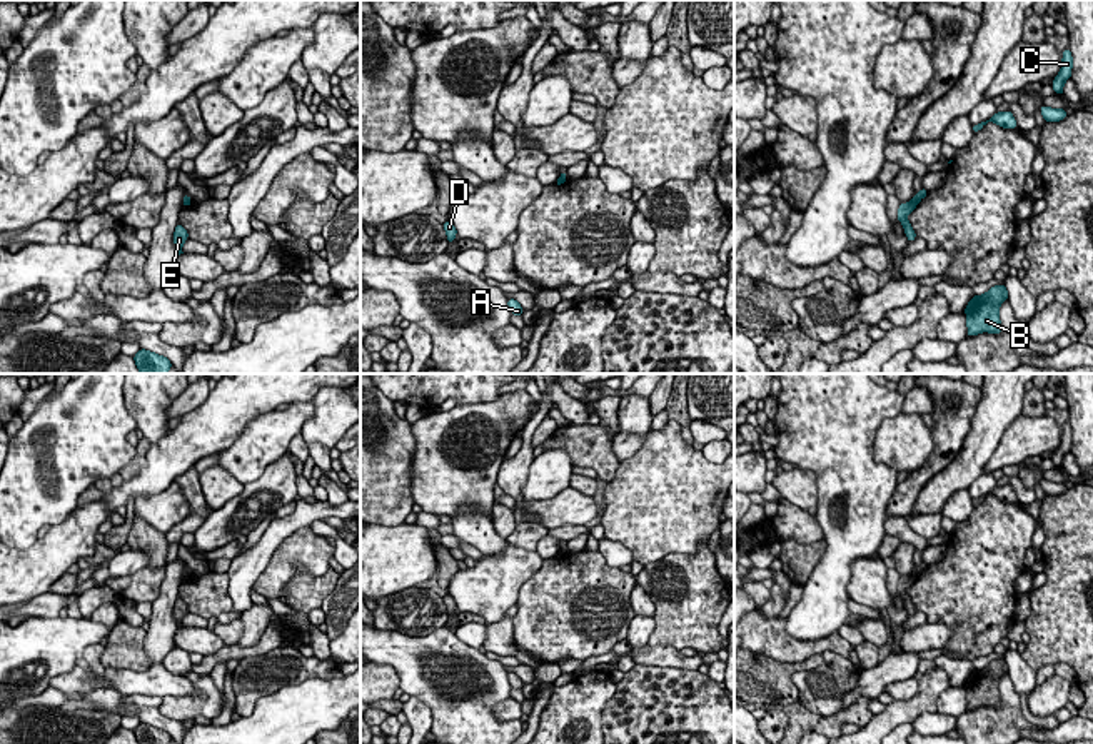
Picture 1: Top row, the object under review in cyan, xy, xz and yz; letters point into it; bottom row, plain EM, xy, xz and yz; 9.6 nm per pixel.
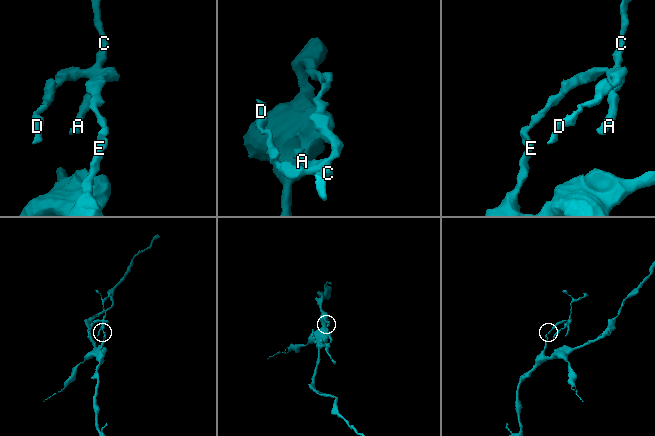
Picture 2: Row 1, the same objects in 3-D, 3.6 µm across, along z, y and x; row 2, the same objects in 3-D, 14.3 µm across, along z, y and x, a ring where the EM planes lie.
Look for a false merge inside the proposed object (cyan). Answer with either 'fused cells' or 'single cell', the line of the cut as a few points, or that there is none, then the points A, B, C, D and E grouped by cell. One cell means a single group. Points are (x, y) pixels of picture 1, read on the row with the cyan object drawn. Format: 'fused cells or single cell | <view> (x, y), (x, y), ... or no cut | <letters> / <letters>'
fused cells | xy (191, 201), (184, 206) | A C D / B E

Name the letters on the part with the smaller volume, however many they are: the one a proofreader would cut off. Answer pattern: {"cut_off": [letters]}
{"cut_off": ["A", "C", "D"]}

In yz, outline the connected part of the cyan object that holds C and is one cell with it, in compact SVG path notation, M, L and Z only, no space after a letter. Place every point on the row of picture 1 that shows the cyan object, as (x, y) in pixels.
M1066 47L1063 52L1061 70L1053 80L1053 90L1061 97L1063 97L1063 83L1071 77L1071 67L1073 67L1073 58L1070 47Z

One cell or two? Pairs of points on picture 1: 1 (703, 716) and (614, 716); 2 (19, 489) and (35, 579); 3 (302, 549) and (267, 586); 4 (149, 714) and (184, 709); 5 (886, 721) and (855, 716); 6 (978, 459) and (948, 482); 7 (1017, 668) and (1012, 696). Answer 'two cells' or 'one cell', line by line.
1: one cell
2: two cells
3: one cell
4: two cells
5: two cells
6: one cell
7: two cells

